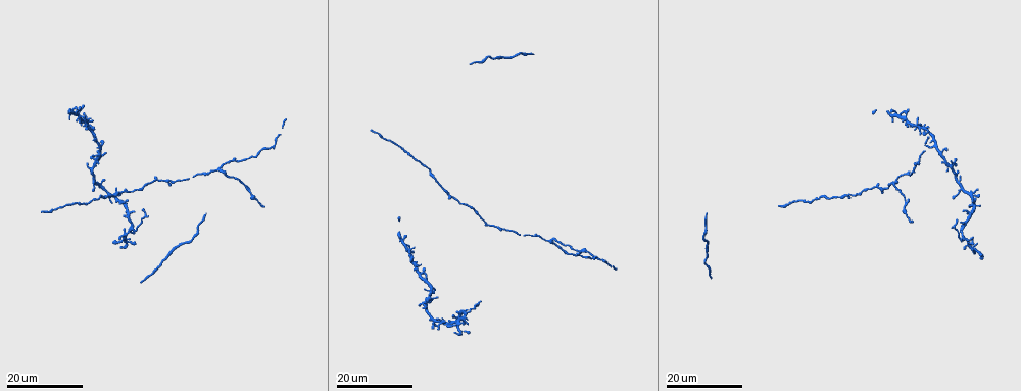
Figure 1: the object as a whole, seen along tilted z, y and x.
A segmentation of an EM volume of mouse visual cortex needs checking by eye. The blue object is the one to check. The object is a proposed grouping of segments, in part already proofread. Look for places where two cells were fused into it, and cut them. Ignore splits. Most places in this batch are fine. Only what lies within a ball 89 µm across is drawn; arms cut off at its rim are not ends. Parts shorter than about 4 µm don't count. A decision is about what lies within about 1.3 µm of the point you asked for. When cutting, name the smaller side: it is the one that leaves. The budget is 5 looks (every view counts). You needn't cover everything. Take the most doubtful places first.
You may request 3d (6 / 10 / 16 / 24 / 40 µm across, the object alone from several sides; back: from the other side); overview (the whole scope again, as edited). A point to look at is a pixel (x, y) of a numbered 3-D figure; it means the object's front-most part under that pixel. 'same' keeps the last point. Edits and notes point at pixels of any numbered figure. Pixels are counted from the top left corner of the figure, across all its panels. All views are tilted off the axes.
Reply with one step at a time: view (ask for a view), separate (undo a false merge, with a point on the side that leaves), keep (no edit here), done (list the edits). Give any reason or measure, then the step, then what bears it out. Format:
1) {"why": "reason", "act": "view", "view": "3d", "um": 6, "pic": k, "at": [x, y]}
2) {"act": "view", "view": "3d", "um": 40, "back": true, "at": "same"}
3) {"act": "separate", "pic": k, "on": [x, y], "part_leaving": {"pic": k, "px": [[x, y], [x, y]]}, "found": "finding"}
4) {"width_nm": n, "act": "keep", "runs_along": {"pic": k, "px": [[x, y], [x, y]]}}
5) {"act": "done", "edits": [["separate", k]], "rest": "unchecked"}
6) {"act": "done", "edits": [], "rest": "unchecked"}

{"why": "three-way junction", "act": "view", "view": "3d", "um": 24, "pic": 1, "at": [219, 167]}

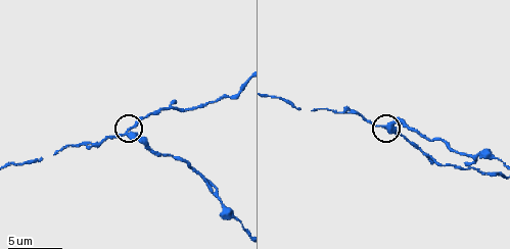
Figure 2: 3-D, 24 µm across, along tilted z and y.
{"why": "zoom in", "act": "view", "view": "3d", "um": 10, "pic": 2, "at": [130, 133]}

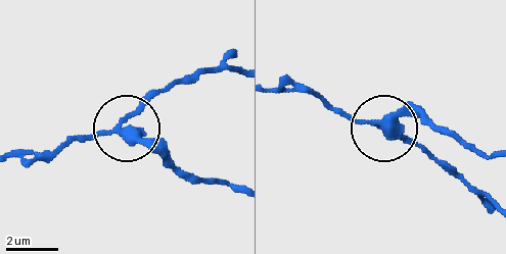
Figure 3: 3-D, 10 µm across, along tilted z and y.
{"side_arm_um": 18, "act": "keep", "found": "all the same cell"}

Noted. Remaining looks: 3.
{"act": "view", "view": "3d", "um": 24, "pic": 1, "at": [470, 312]}

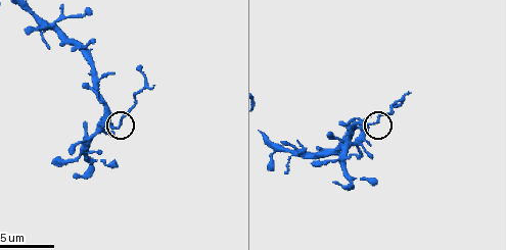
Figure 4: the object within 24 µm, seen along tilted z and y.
{"act": "view", "view": "3d", "um": 10, "pic": 4, "at": [378, 122]}

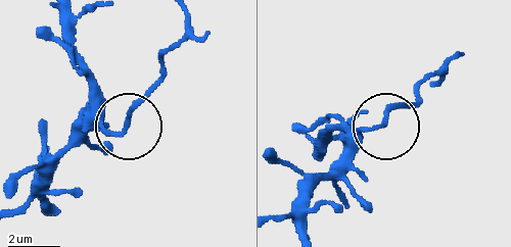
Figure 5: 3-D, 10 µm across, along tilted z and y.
{"why": "from behind", "act": "view", "view": "3d", "um": 10, "back": true, "pic": 5, "at": [125, 129]}

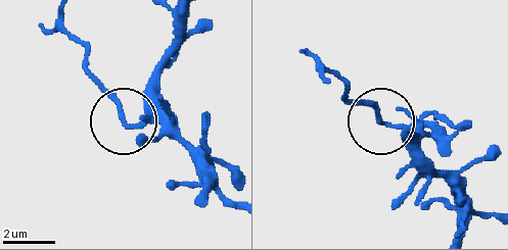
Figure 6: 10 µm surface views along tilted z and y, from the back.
{"width_nm": 160, "act": "separate", "pic": 6, "on": [119, 100], "found": "a second cell is stuck on"}

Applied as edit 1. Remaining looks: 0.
{"act": "done", "edits": [["separate", 6]], "rest": "unchecked"}

